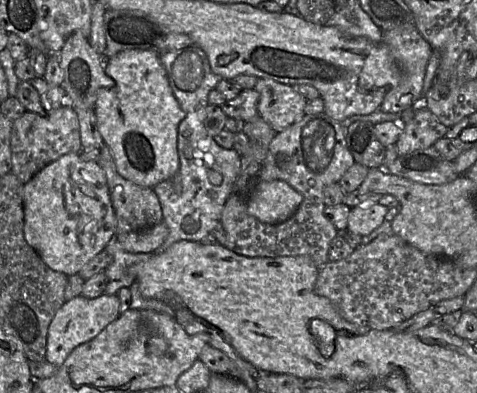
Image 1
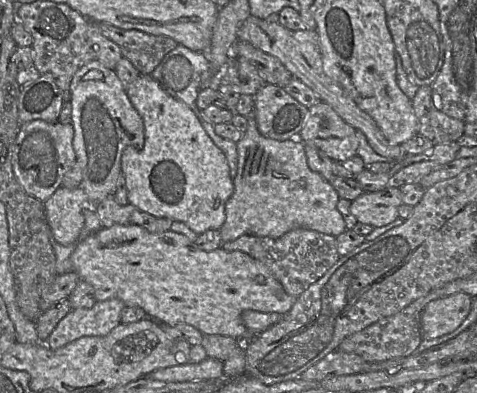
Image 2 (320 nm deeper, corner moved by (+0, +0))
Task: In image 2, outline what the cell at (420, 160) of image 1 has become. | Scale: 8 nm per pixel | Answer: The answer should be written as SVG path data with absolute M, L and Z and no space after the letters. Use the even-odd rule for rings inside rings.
M278 14L267 19L250 15L238 31L238 38L248 42L266 54L276 57L285 68L308 86L321 100L328 104L347 124L365 134L373 150L390 162L399 161L404 155L400 146L388 143L380 128L366 112L361 110L348 93L323 70L320 38L316 30L291 31L277 22Z

